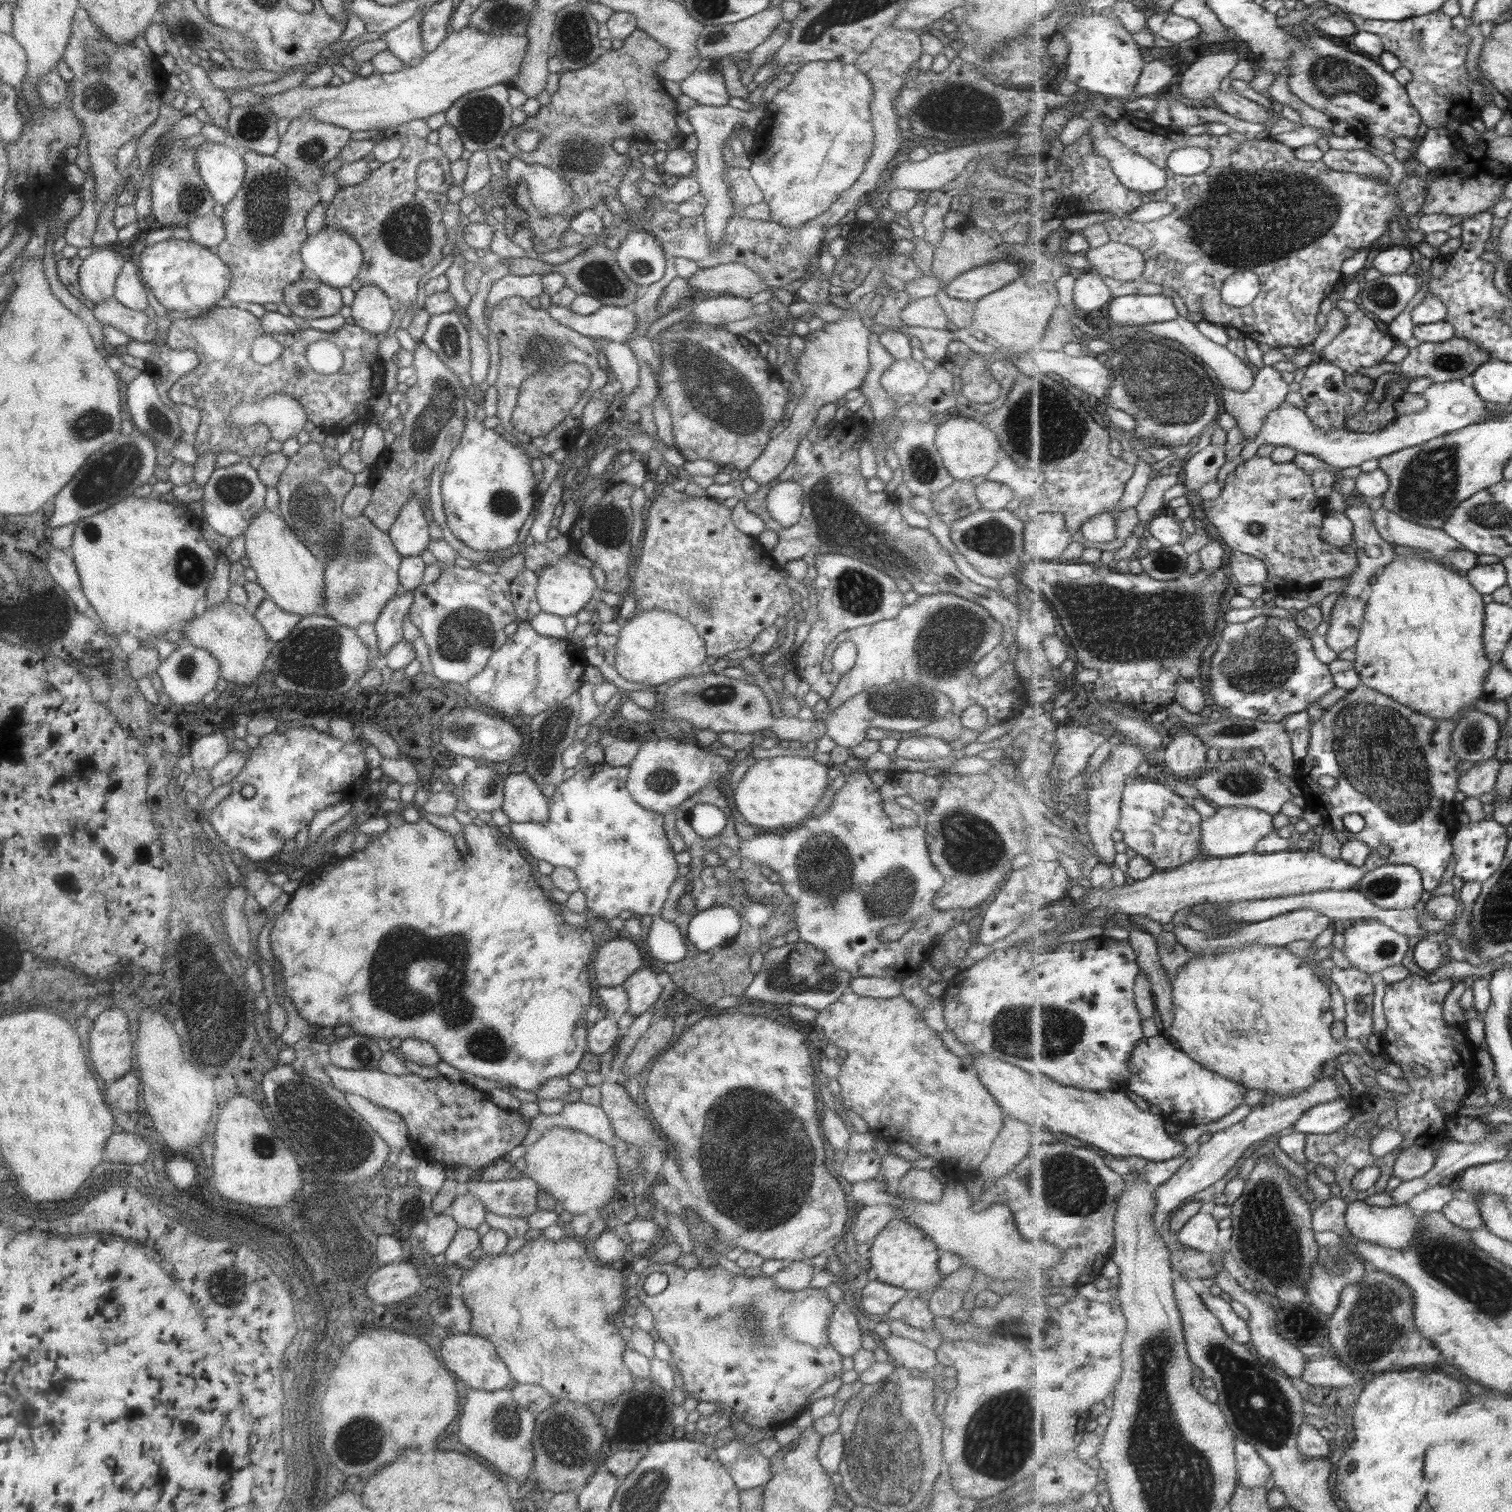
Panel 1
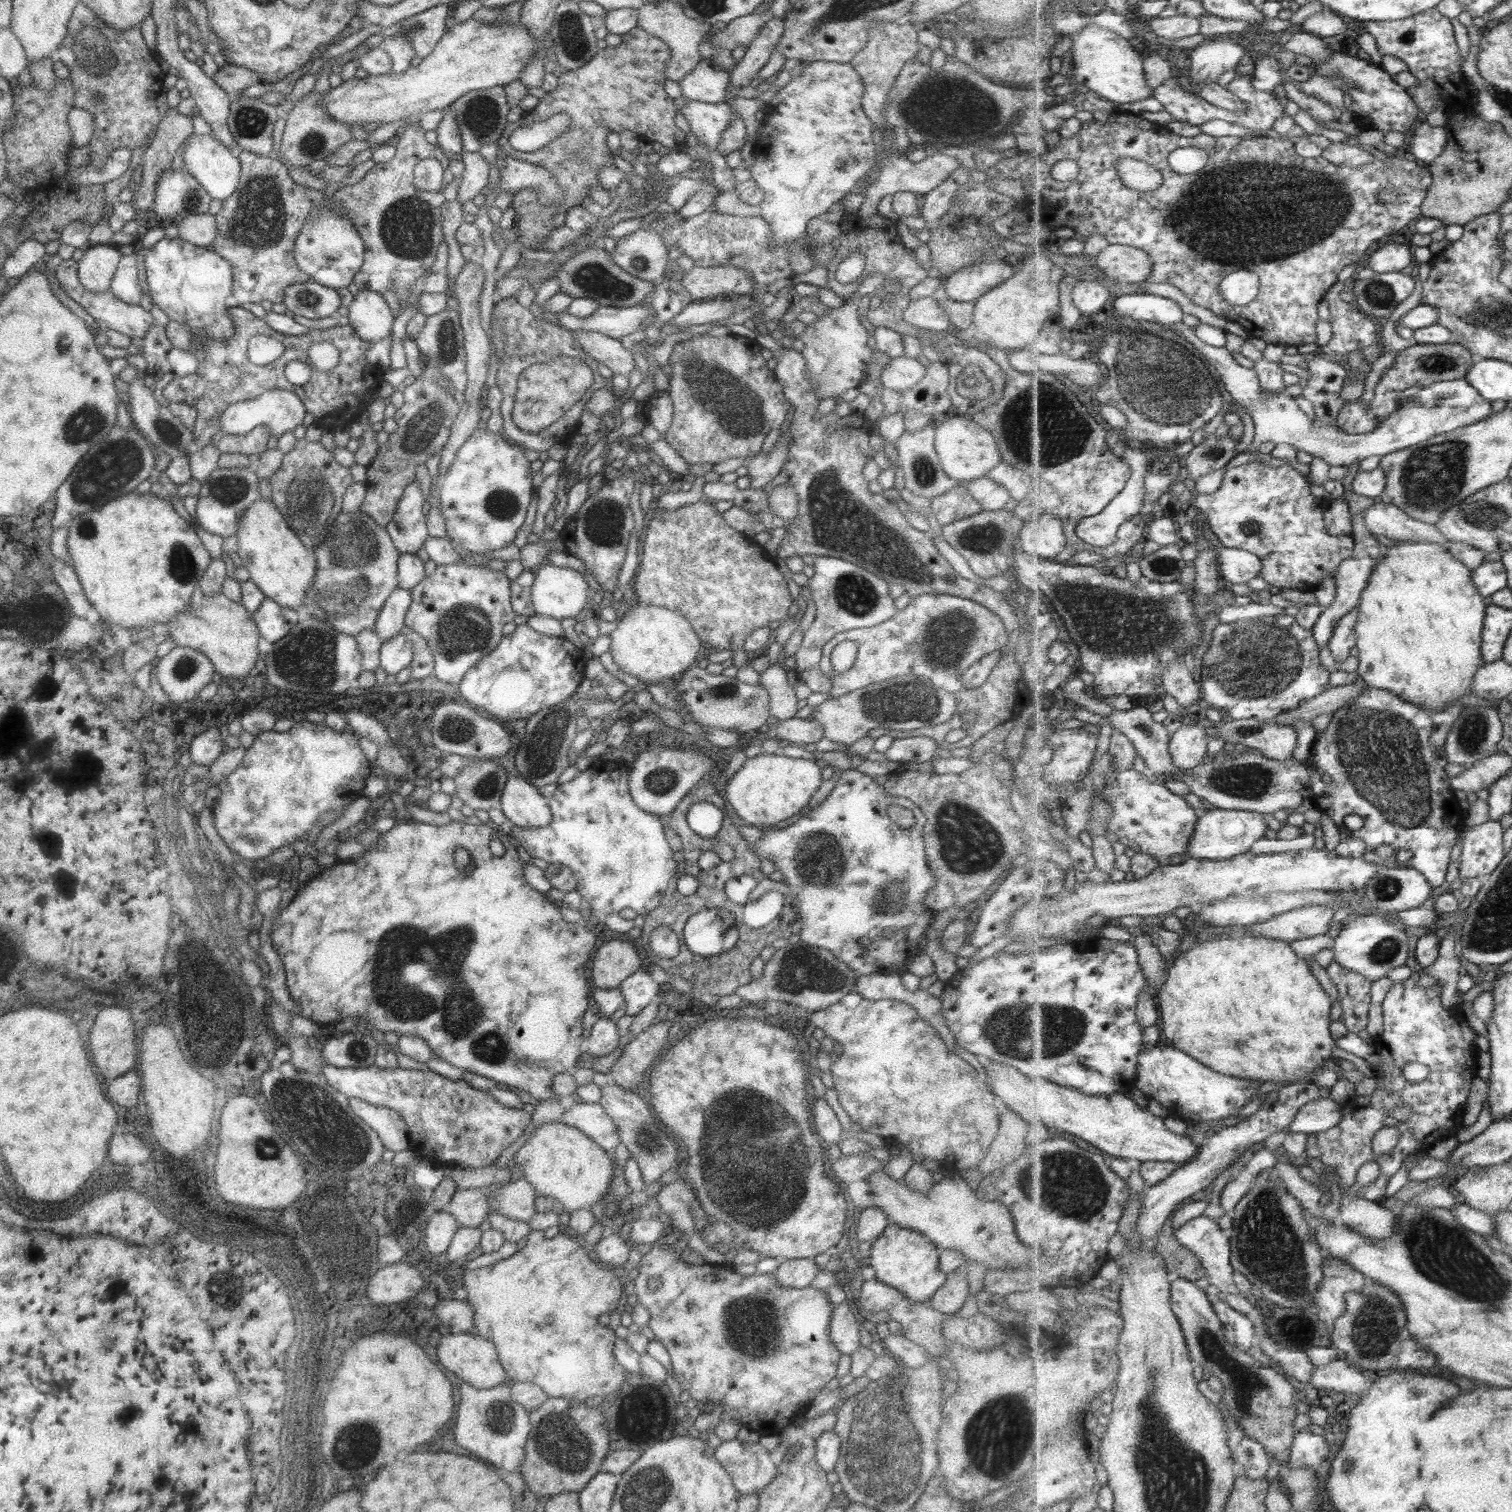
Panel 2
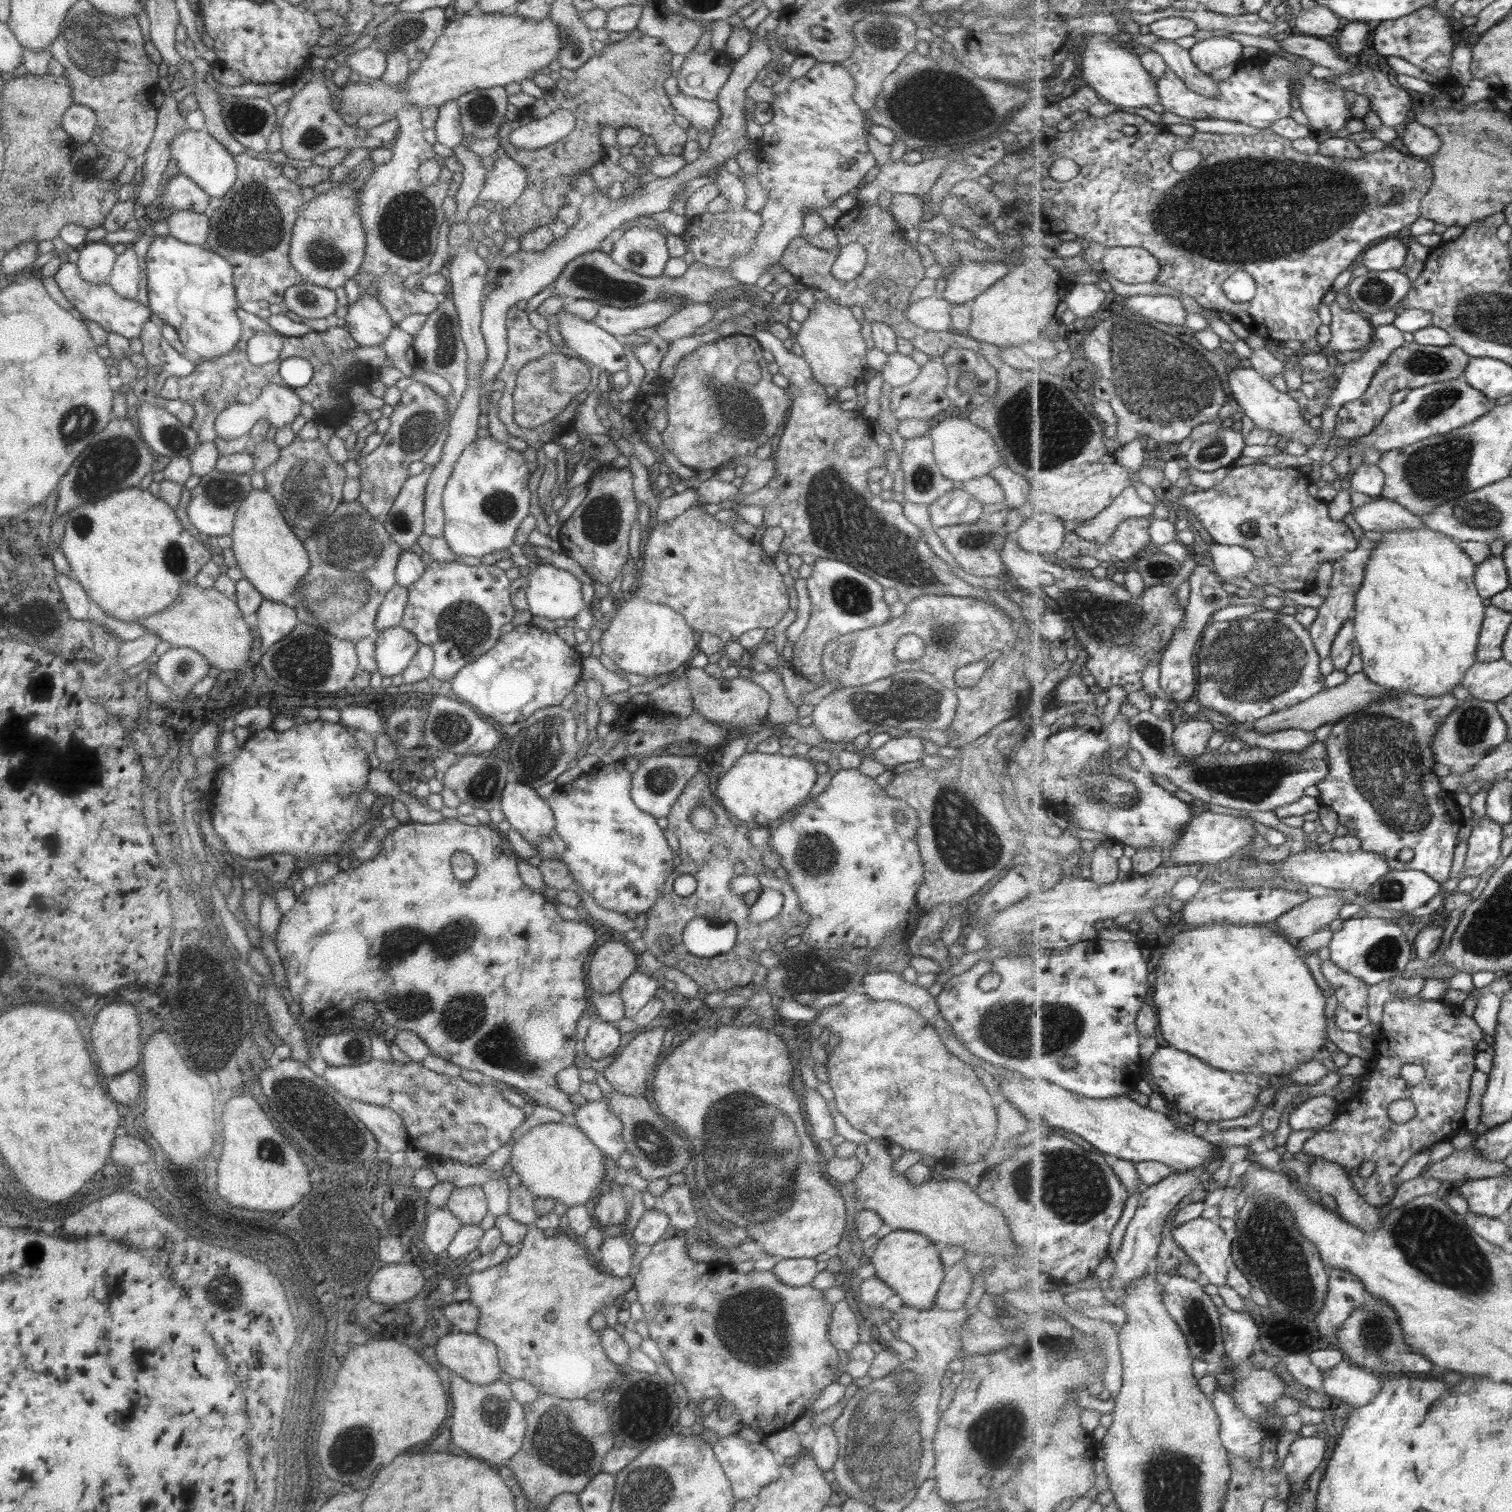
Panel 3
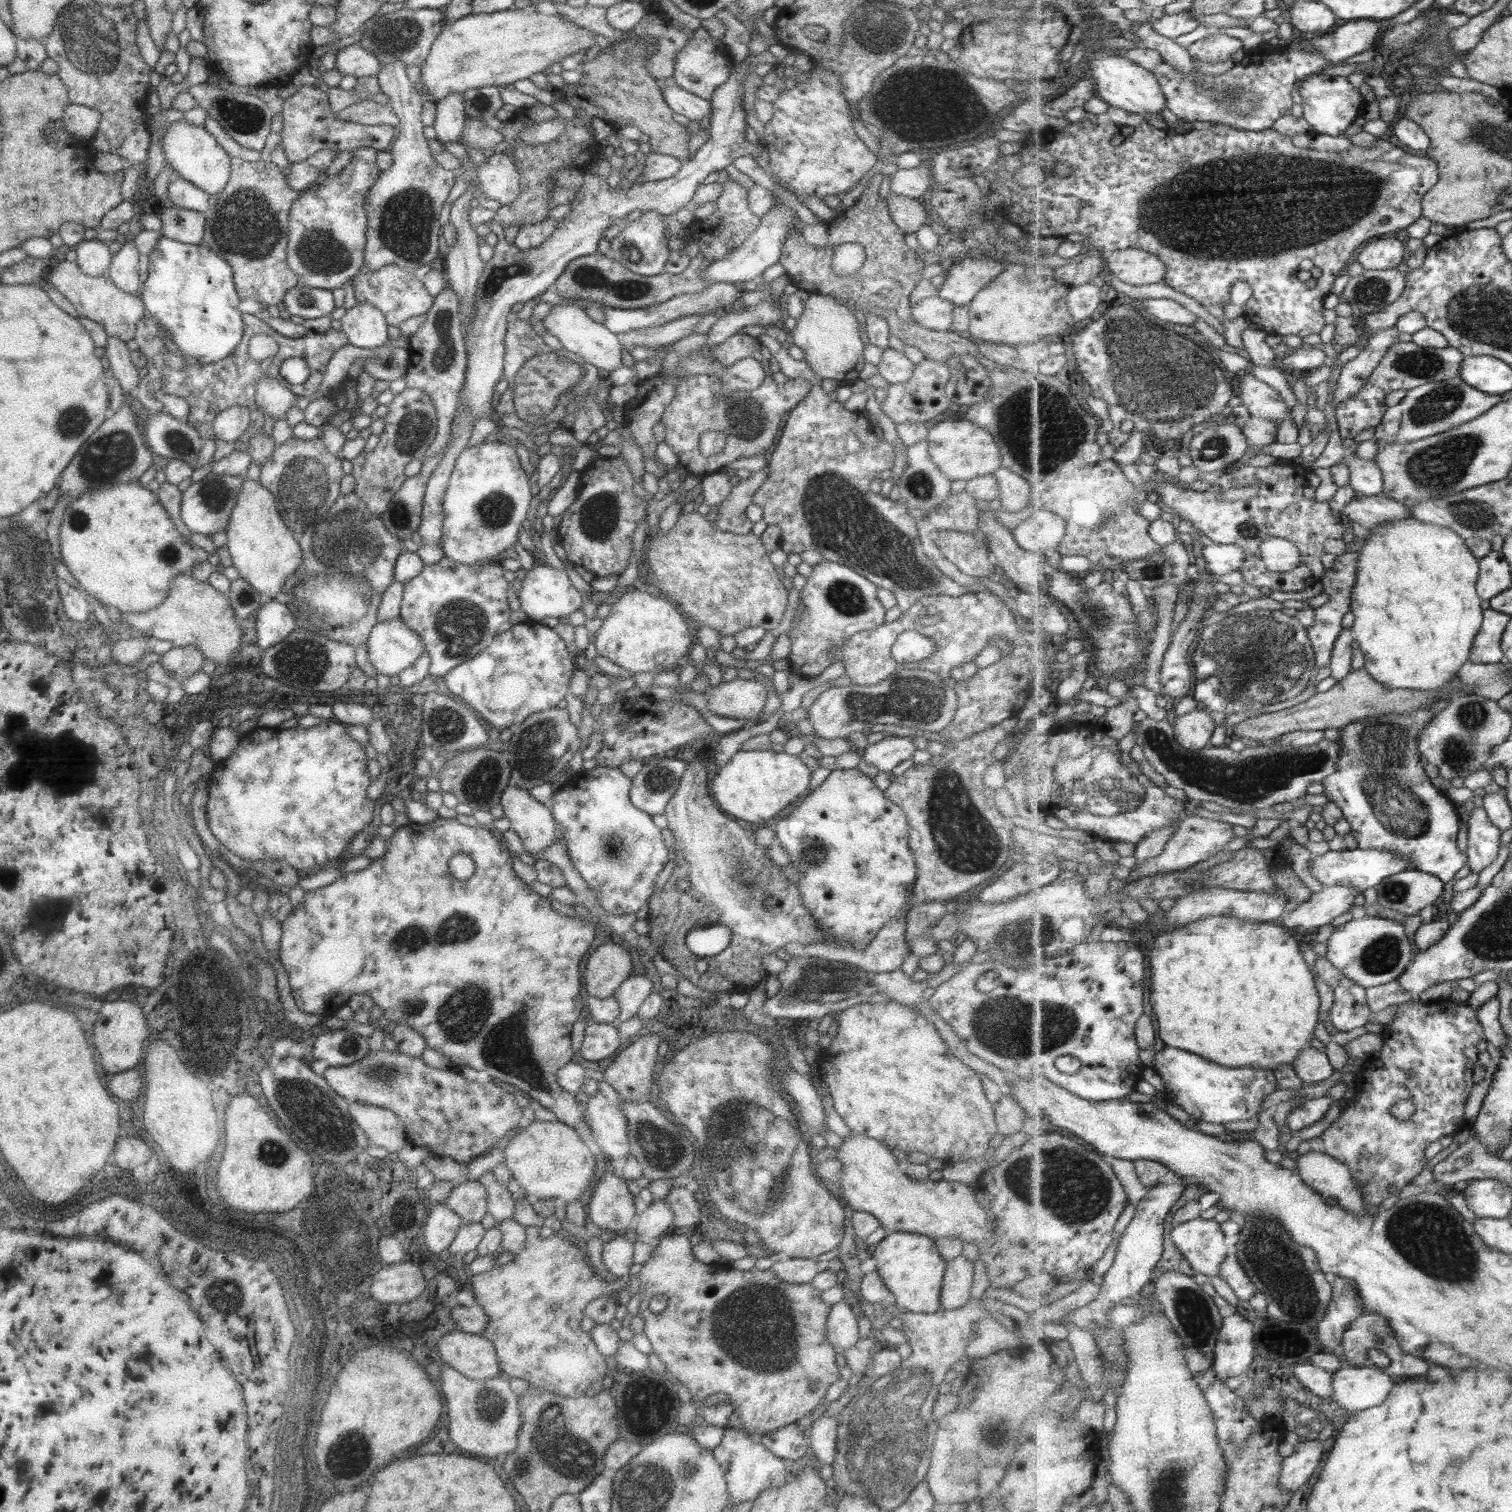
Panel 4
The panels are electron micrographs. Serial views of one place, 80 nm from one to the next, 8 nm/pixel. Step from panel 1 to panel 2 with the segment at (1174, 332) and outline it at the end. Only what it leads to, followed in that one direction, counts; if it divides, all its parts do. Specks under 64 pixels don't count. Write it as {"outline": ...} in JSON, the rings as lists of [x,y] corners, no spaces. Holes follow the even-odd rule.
{"outline":[[[1180,323],[1170,325],[1177,334],[1185,338],[1196,349],[1201,359],[1210,363],[1220,374],[1226,390],[1232,398],[1247,406],[1255,424],[1253,442],[1249,444],[1246,453],[1255,454],[1265,442],[1287,444],[1294,447],[1297,452],[1305,451],[1313,457],[1321,458],[1330,466],[1351,466],[1365,458],[1381,456],[1416,446],[1437,435],[1448,433],[1461,427],[1477,424],[1493,416],[1493,404],[1481,396],[1467,379],[1445,380],[1434,382],[1414,394],[1415,402],[1400,405],[1398,409],[1377,430],[1367,434],[1349,434],[1335,425],[1319,424],[1309,416],[1293,399],[1289,393],[1266,394],[1261,388],[1259,375],[1254,367],[1241,366],[1233,354],[1225,347],[1215,347],[1205,344],[1197,334],[1195,327]]]}

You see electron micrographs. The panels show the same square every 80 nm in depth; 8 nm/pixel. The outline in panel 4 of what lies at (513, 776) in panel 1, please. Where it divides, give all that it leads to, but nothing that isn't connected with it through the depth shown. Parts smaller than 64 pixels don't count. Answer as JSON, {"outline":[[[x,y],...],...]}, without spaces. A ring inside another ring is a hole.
{"outline":[[[507,785],[498,803],[509,821],[508,829],[515,832],[525,850],[539,852],[555,840],[555,821],[550,807],[537,802],[526,790]]]}

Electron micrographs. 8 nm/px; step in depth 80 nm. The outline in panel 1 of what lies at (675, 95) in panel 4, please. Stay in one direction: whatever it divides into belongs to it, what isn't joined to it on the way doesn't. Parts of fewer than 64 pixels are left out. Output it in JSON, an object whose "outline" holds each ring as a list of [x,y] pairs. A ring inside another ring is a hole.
{"outline":[[[690,104],[685,113],[693,129],[693,134],[697,138],[697,148],[692,154],[694,161],[692,175],[697,181],[698,193],[705,199],[705,206],[700,215],[704,220],[708,248],[718,248],[724,240],[728,218],[733,215],[728,195],[728,184],[722,179],[722,170],[724,169],[722,147],[726,142],[726,137],[730,136],[736,124],[742,125],[743,129],[754,130],[759,125],[764,110],[761,110],[759,105],[746,113],[728,105],[715,107]]]}

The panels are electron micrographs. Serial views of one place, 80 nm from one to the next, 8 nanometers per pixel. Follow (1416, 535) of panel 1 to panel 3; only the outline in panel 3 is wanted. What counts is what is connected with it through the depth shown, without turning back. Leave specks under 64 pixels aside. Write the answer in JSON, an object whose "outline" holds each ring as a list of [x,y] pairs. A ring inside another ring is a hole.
{"outline":[[[1375,498],[1375,501],[1365,503],[1359,508],[1353,508],[1351,517],[1364,531],[1375,531],[1385,535],[1397,531],[1413,531],[1413,529],[1427,529],[1423,519],[1411,511],[1407,511],[1402,504]]]}

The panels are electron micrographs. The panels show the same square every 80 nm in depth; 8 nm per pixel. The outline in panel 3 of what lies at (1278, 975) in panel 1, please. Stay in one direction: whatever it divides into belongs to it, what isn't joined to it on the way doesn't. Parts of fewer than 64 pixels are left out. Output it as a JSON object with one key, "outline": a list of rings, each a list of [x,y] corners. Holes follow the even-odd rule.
{"outline":[[[1215,923],[1215,925],[1205,925],[1197,927],[1189,932],[1179,933],[1166,940],[1163,944],[1161,958],[1155,970],[1154,994],[1151,996],[1153,1006],[1158,1012],[1158,1021],[1160,1022],[1160,1032],[1168,1042],[1169,1046],[1177,1047],[1189,1054],[1197,1056],[1197,1059],[1217,1066],[1217,1070],[1227,1070],[1227,1072],[1251,1073],[1257,1075],[1279,1075],[1289,1076],[1299,1065],[1309,1062],[1311,1059],[1323,1060],[1321,1050],[1330,1038],[1327,1031],[1327,996],[1315,982],[1309,966],[1305,964],[1304,954],[1298,951],[1294,941],[1287,939],[1281,931],[1273,925],[1254,925],[1239,926],[1229,923]]]}

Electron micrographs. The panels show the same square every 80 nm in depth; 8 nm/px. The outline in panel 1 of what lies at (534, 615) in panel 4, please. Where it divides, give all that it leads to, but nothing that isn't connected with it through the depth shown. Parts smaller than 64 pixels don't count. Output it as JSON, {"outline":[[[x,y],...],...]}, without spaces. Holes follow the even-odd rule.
{"outline":[[[565,553],[553,566],[546,566],[537,572],[535,601],[538,602],[541,612],[565,618],[577,614],[591,598],[596,597],[595,586],[589,568],[573,563],[566,558]]]}

